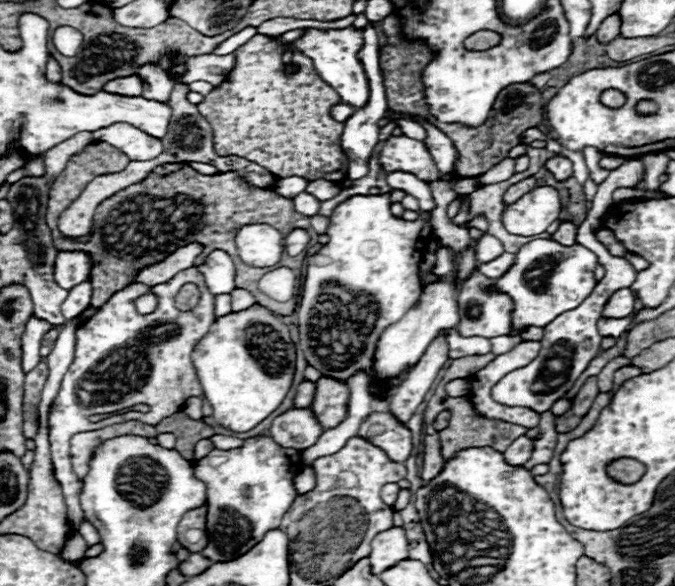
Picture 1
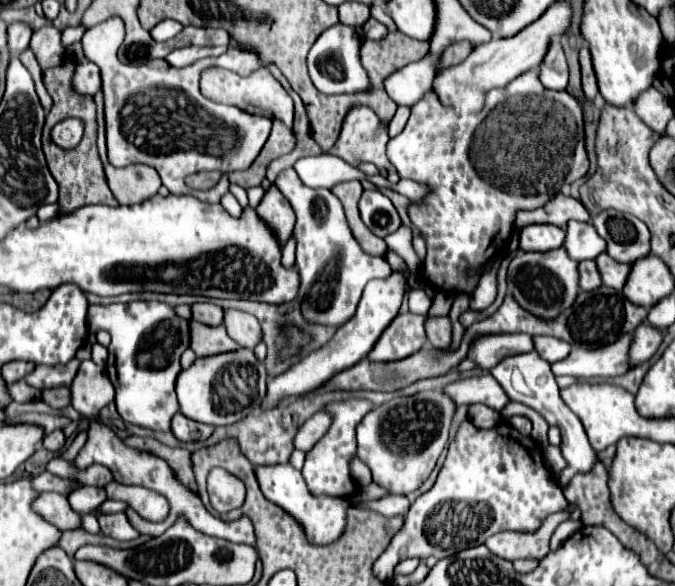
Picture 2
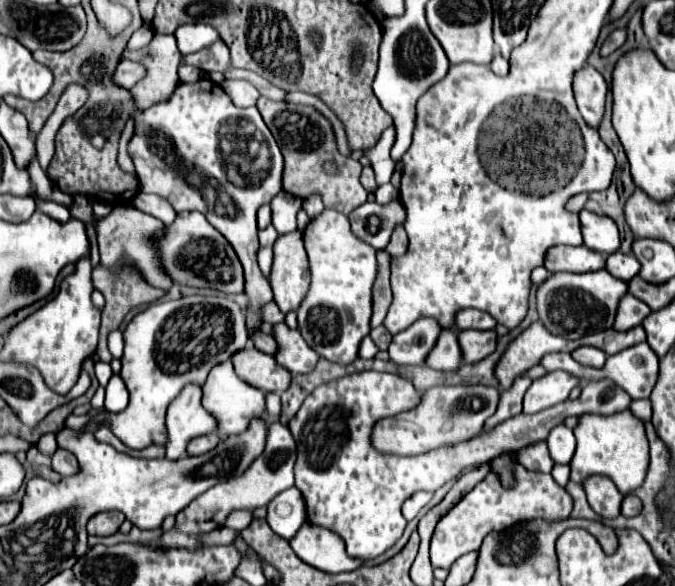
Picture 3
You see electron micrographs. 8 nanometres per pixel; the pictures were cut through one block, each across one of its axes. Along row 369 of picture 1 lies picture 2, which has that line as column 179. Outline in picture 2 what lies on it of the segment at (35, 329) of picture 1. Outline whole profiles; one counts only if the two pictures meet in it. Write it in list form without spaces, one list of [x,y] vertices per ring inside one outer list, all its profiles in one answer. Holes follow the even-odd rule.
[[[162,20],[162,22],[158,22],[158,24],[150,30],[150,36],[152,36],[156,42],[166,42],[166,40],[174,38],[176,34],[180,34],[182,28],[184,28],[184,26],[182,26],[180,22],[176,22],[176,20]]]

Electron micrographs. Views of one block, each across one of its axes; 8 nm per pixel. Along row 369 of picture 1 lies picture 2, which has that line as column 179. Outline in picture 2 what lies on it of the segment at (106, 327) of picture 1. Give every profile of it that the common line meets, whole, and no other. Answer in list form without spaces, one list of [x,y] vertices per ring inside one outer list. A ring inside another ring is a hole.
[[[116,16],[88,28],[82,38],[84,56],[94,62],[102,74],[102,92],[106,104],[106,144],[110,164],[152,166],[160,174],[162,184],[172,194],[192,194],[208,204],[220,204],[230,186],[226,176],[222,176],[222,180],[210,190],[190,188],[184,182],[186,176],[200,170],[246,170],[266,144],[272,120],[206,98],[198,86],[200,74],[206,68],[220,66],[236,72],[238,76],[248,76],[250,72],[260,68],[258,56],[248,50],[228,48],[218,58],[204,58],[186,68],[174,68],[166,60],[152,60],[148,68],[126,66],[116,56],[122,42],[124,22]]]

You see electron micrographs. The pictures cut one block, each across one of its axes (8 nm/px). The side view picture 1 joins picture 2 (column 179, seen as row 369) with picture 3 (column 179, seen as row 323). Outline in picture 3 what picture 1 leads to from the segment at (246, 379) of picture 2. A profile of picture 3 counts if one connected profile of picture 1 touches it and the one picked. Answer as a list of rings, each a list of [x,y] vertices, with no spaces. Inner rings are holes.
[[[186,386],[176,398],[176,402],[170,404],[166,414],[166,458],[178,460],[186,456],[186,446],[192,438],[210,434],[216,430],[216,422],[212,422],[212,416],[206,414],[206,410],[200,404],[202,390],[198,386]]]

